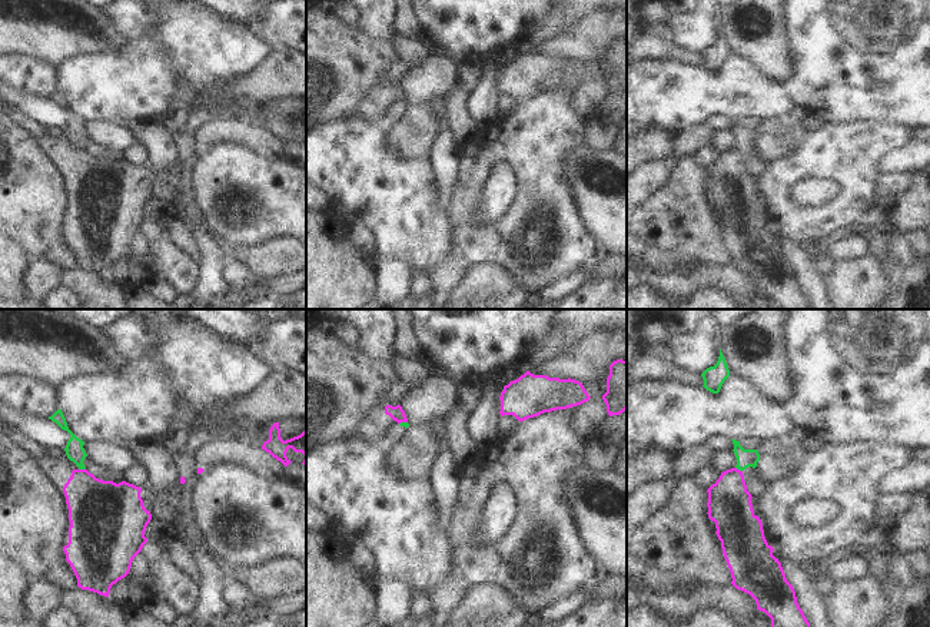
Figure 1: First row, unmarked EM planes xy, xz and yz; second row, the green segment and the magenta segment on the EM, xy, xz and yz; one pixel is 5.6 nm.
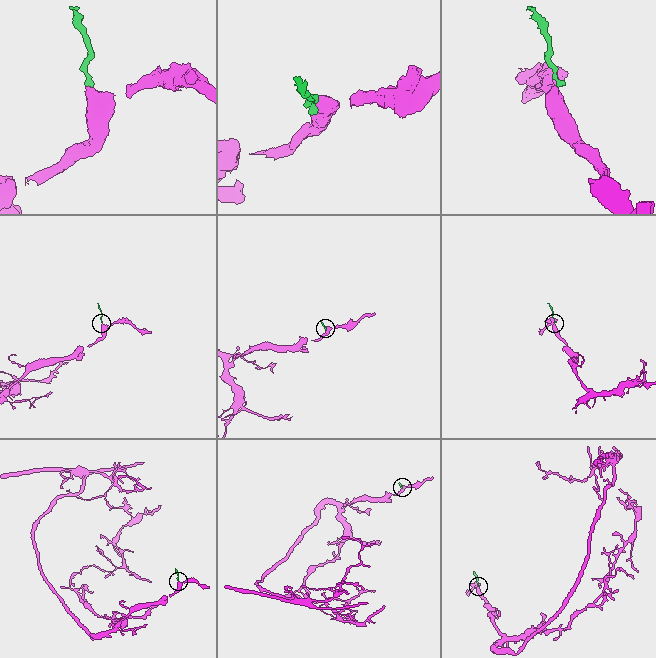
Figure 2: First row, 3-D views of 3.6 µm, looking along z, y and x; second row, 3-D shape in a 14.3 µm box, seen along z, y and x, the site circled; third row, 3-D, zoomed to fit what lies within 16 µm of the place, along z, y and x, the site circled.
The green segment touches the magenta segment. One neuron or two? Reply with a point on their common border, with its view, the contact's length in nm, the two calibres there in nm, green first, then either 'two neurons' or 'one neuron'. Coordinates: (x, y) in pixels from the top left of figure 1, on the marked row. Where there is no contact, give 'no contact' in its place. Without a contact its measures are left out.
xy (82, 468) | 40 nm | 110/340 nm | two neurons

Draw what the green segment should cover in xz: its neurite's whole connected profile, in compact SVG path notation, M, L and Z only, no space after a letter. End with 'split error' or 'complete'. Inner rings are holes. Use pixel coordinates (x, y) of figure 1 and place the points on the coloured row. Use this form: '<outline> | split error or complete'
M401 422L393 424L382 437L381 445L385 448L395 448L408 431L409 424Z | split error

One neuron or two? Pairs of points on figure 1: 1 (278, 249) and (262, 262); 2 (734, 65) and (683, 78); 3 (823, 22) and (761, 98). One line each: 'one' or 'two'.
1: one
2: one
3: two

